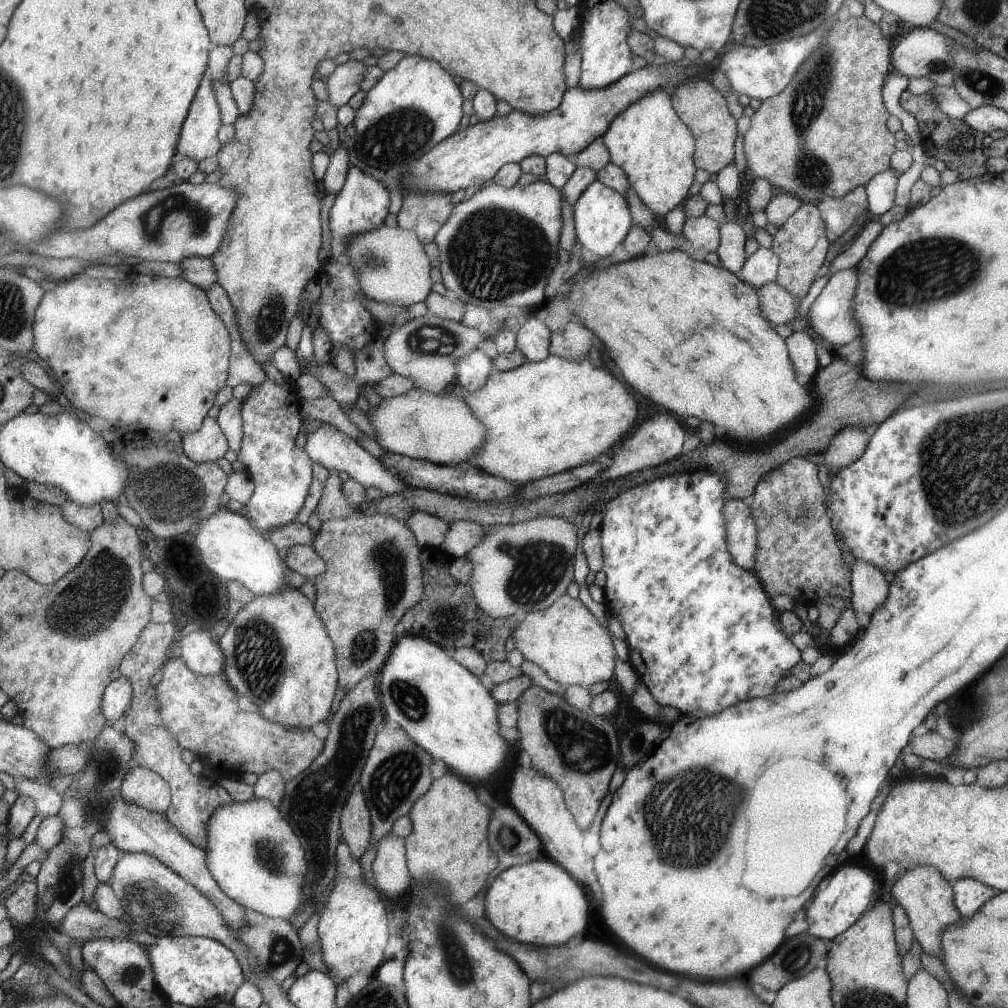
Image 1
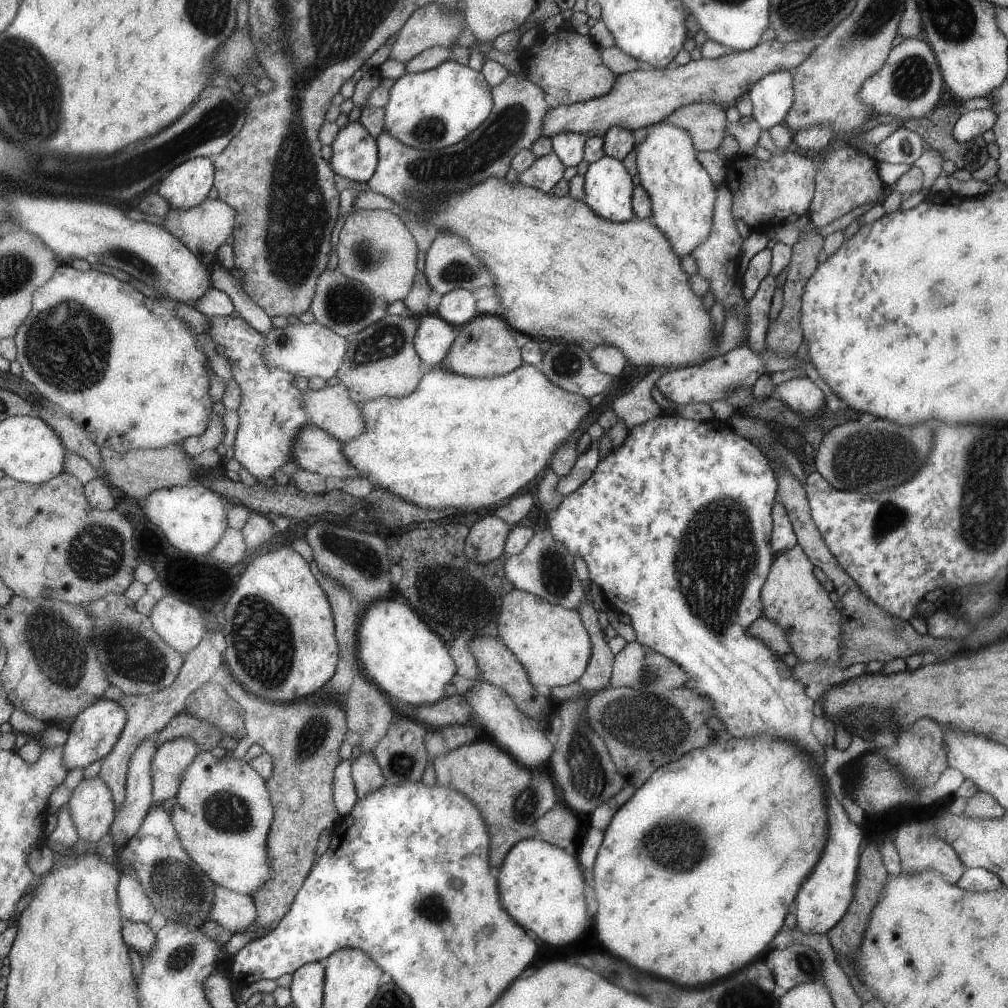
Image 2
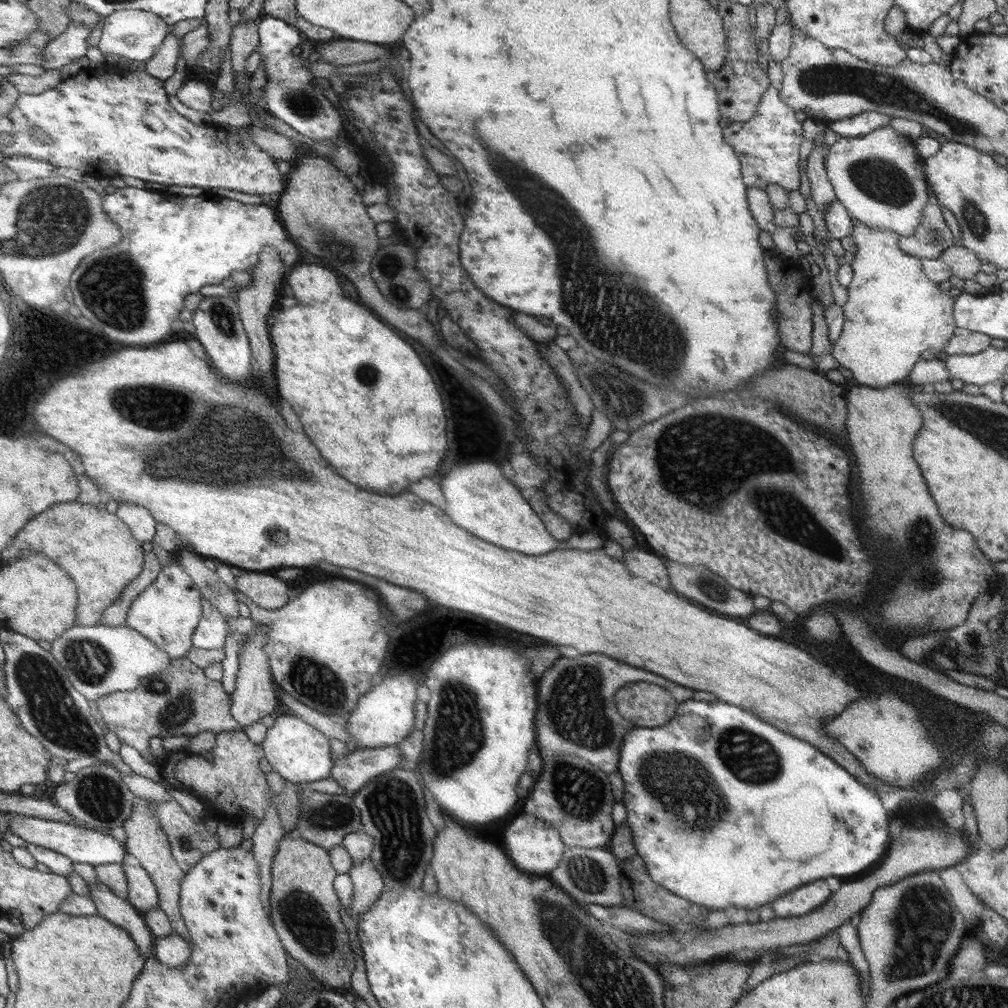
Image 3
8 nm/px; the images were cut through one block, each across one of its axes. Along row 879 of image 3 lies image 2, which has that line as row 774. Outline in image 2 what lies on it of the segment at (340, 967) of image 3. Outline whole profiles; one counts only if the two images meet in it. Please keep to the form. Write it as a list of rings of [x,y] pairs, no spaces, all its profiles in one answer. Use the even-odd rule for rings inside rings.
[[[222,664],[213,676],[220,681],[224,691],[244,711],[245,740],[255,742],[272,758],[271,776],[267,789],[275,815],[267,833],[267,858],[269,880],[250,895],[255,905],[255,922],[245,930],[254,935],[252,940],[270,933],[284,918],[300,890],[307,872],[312,870],[315,840],[321,830],[330,830],[340,823],[332,795],[333,768],[339,764],[337,748],[340,748],[347,732],[347,721],[337,704],[321,704],[308,707],[301,700],[293,703],[268,703],[249,695]]]

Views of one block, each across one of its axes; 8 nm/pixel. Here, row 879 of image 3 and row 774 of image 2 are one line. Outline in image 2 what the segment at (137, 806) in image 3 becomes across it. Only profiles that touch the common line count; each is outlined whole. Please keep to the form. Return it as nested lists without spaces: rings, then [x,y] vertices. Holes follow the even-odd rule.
[[[173,738],[158,745],[151,760],[152,802],[162,803],[176,794],[185,768],[199,754],[191,738]]]

